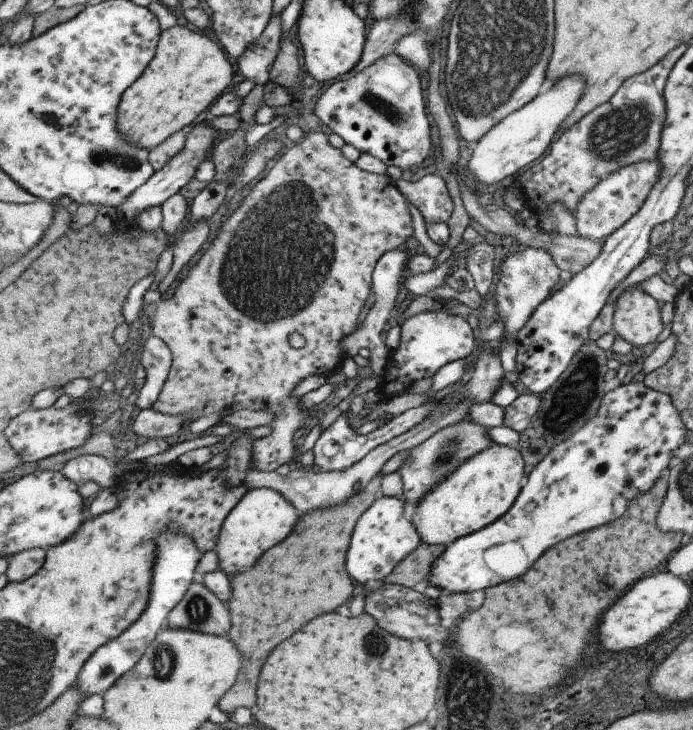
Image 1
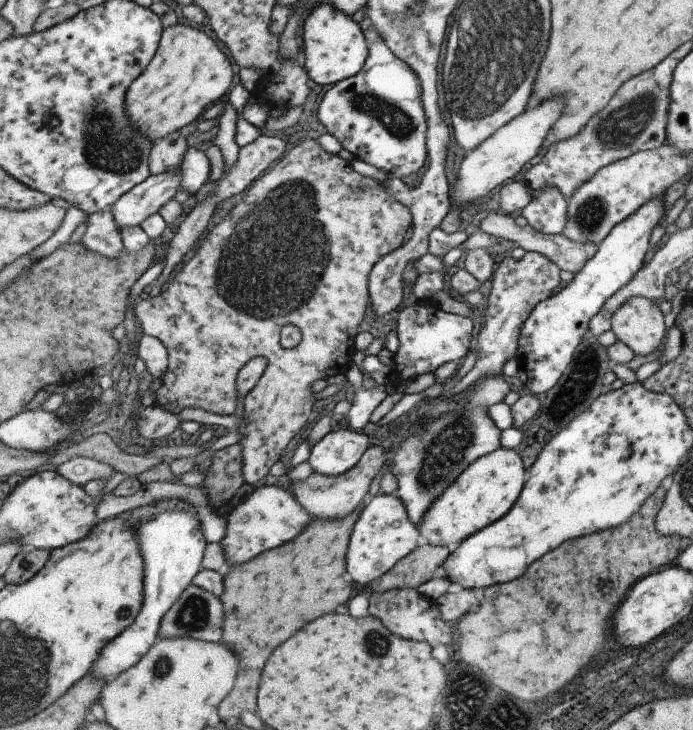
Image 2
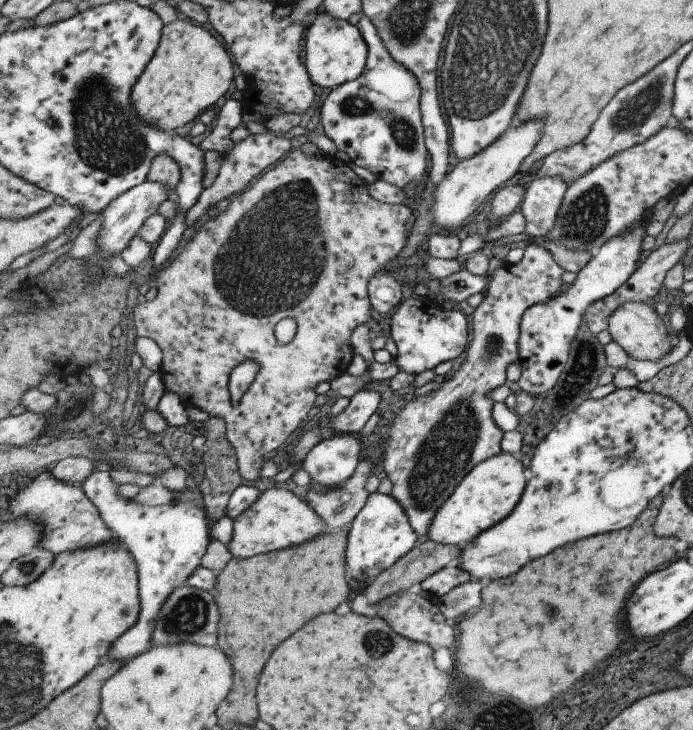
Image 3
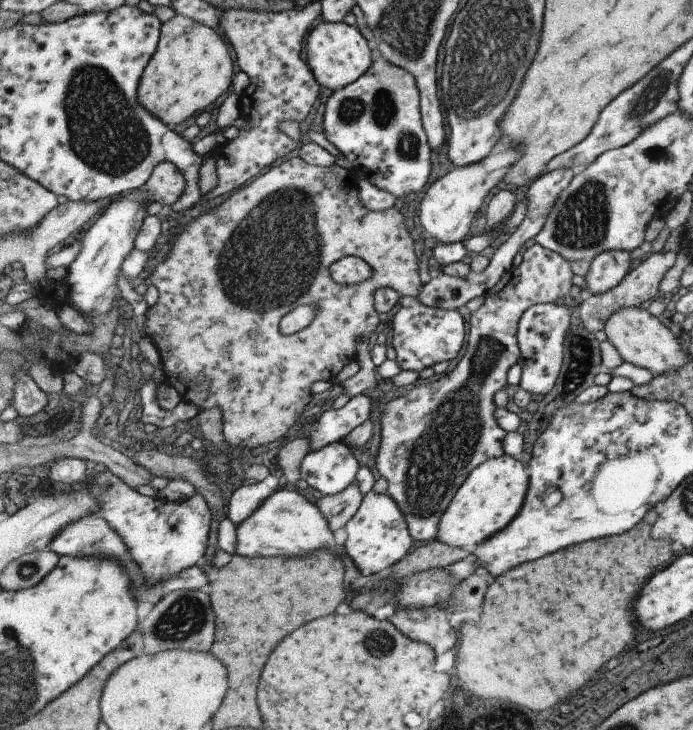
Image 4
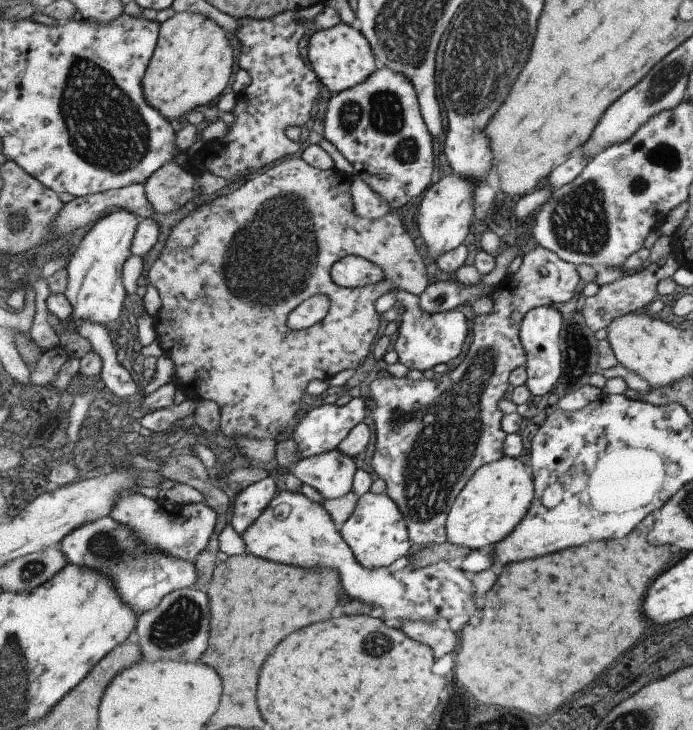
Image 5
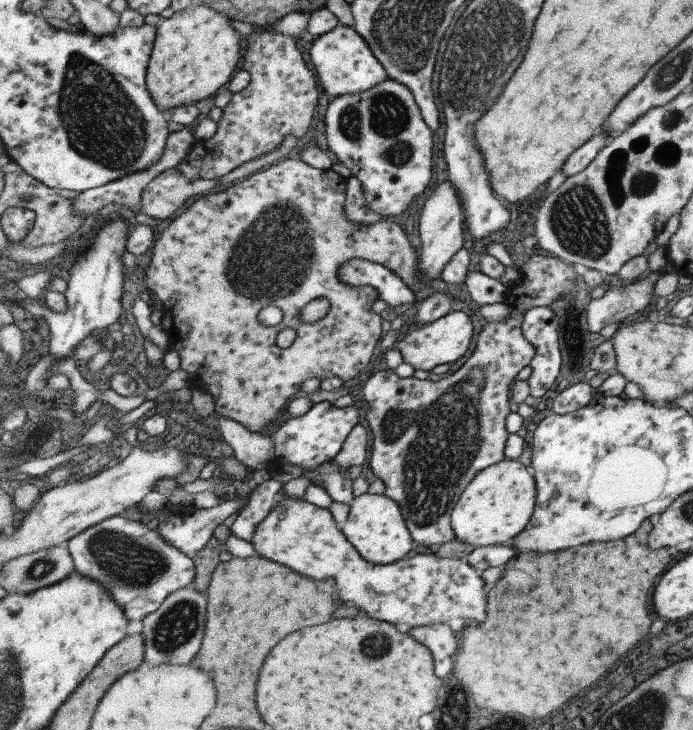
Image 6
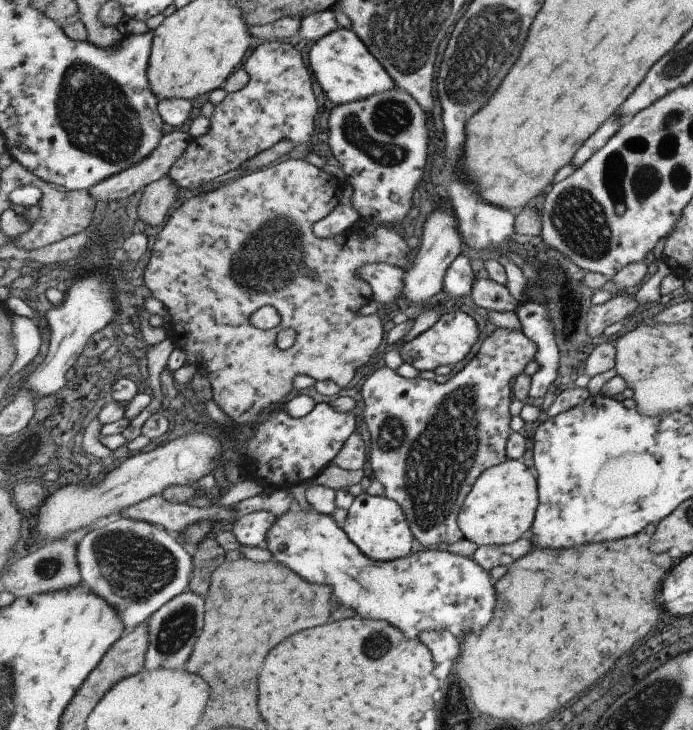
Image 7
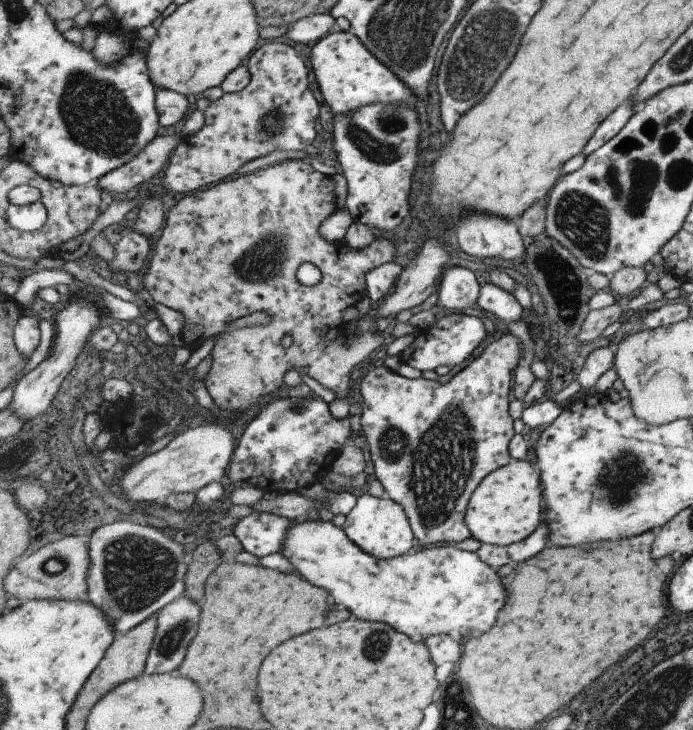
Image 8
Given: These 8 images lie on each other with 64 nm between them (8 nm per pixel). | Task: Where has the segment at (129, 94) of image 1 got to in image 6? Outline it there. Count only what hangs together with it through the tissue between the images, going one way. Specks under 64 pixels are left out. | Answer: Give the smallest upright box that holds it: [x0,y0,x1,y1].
[147,3,241,113]

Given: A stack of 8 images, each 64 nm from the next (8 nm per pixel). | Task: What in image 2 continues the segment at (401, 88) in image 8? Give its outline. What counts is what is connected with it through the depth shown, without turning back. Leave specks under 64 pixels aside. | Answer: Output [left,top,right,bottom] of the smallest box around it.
[302,4,370,85]

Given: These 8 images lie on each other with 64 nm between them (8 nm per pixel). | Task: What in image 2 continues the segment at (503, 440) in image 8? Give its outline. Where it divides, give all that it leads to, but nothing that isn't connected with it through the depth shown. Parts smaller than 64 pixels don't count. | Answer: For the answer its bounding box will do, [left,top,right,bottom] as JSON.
[391,251,563,525]

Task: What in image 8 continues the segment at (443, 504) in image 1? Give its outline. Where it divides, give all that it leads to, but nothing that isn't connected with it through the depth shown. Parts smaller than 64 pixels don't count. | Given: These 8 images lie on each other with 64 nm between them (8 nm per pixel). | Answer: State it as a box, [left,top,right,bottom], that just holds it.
[467,459,546,546]

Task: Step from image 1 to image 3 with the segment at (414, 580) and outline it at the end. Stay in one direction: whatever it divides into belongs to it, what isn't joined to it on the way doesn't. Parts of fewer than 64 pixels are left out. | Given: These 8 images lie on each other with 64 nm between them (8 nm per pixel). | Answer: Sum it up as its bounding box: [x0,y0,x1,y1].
[363,538,461,606]

